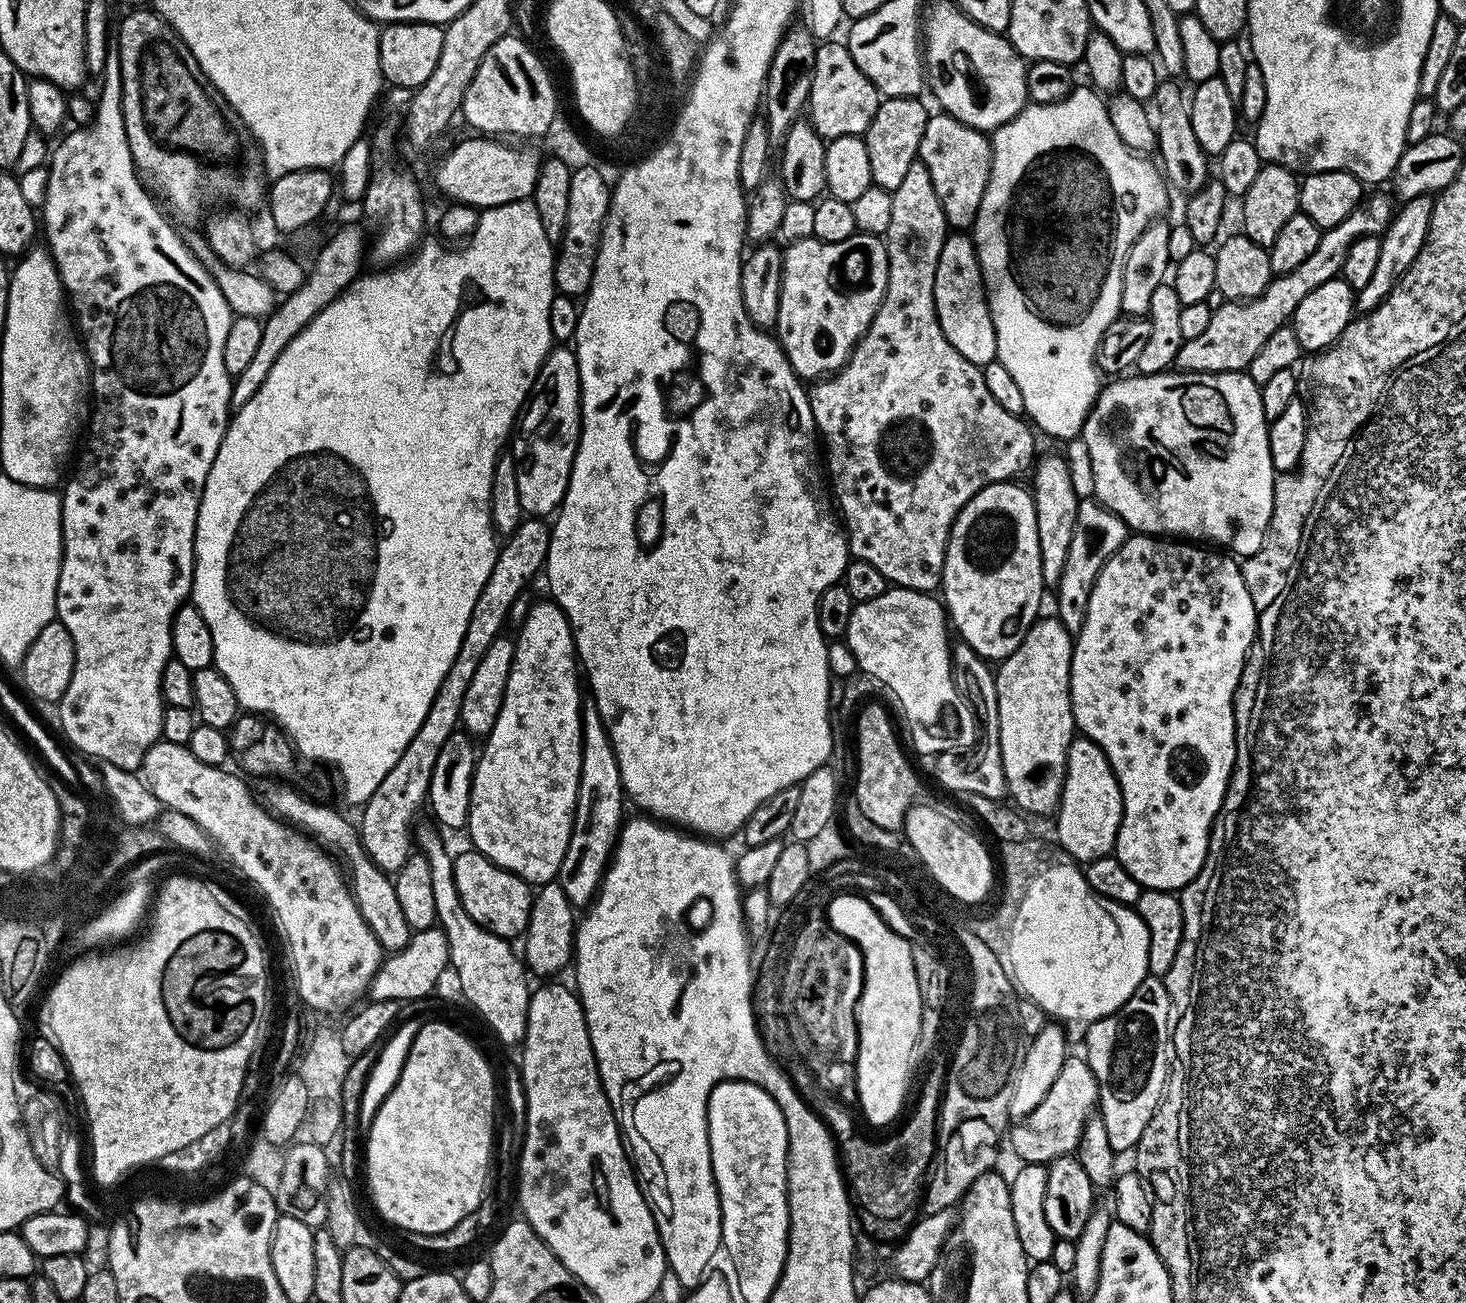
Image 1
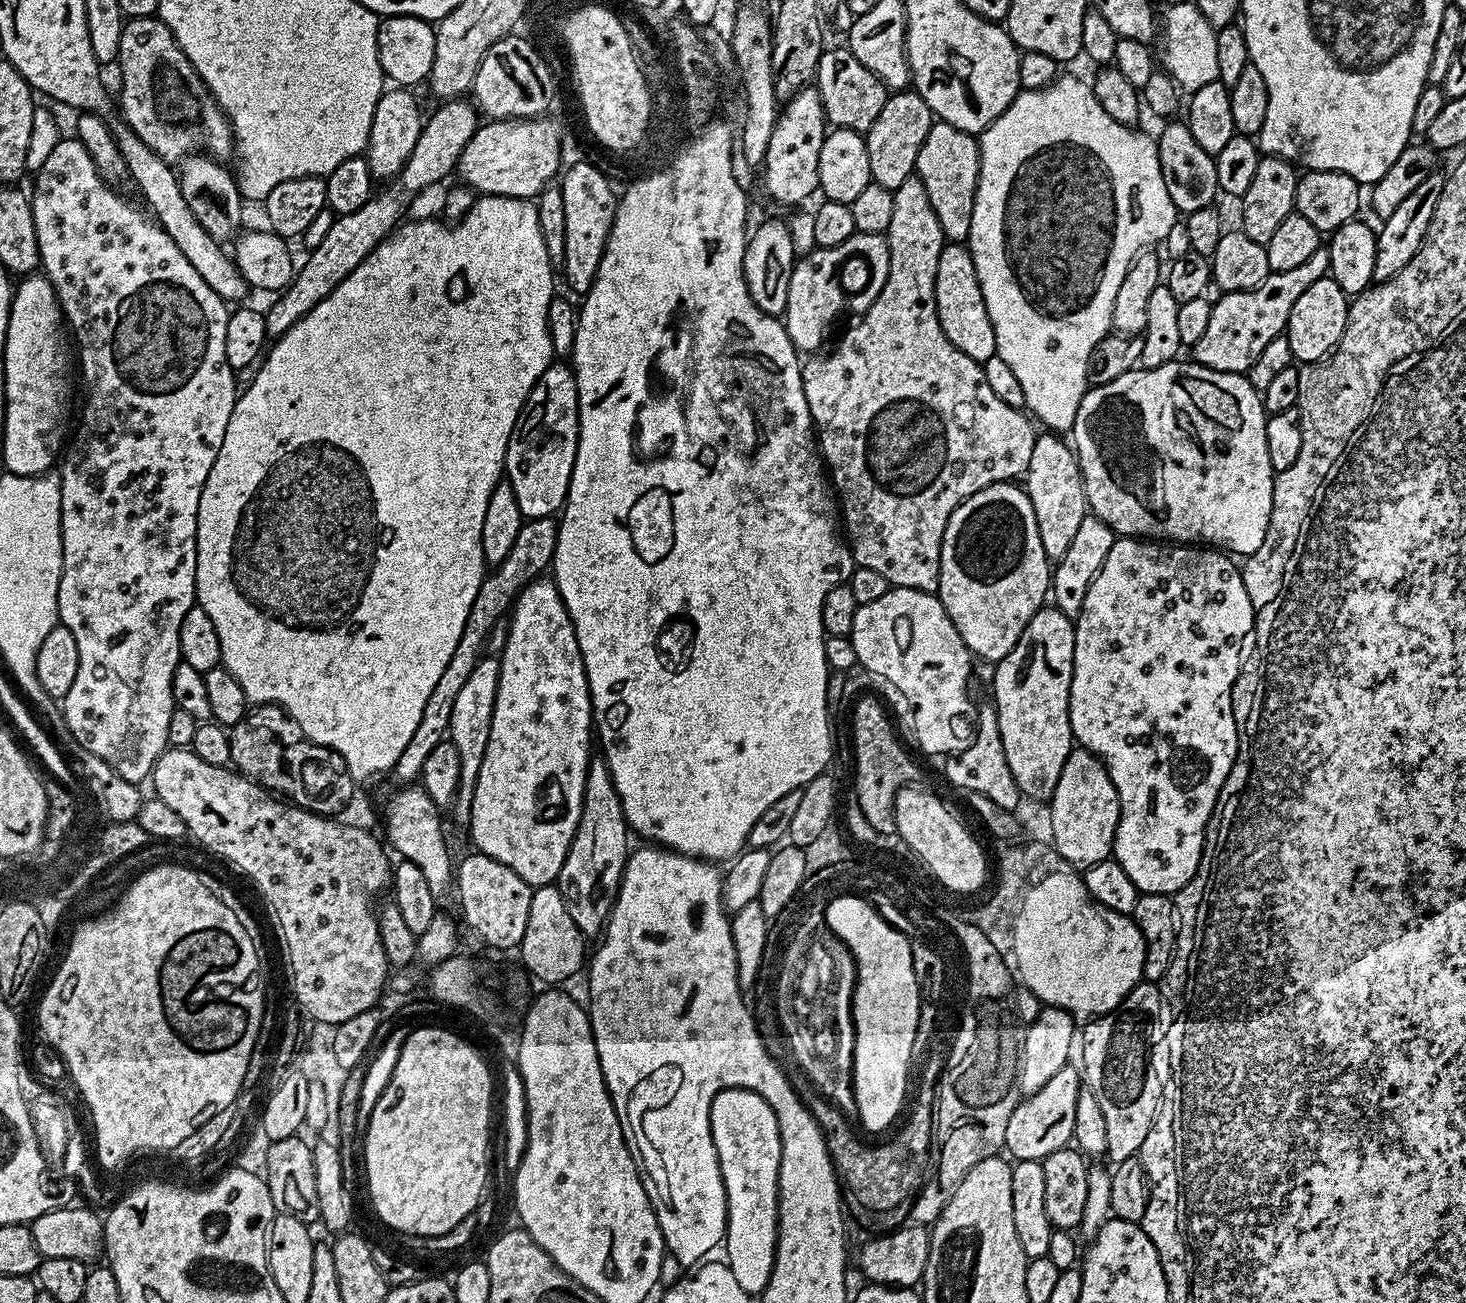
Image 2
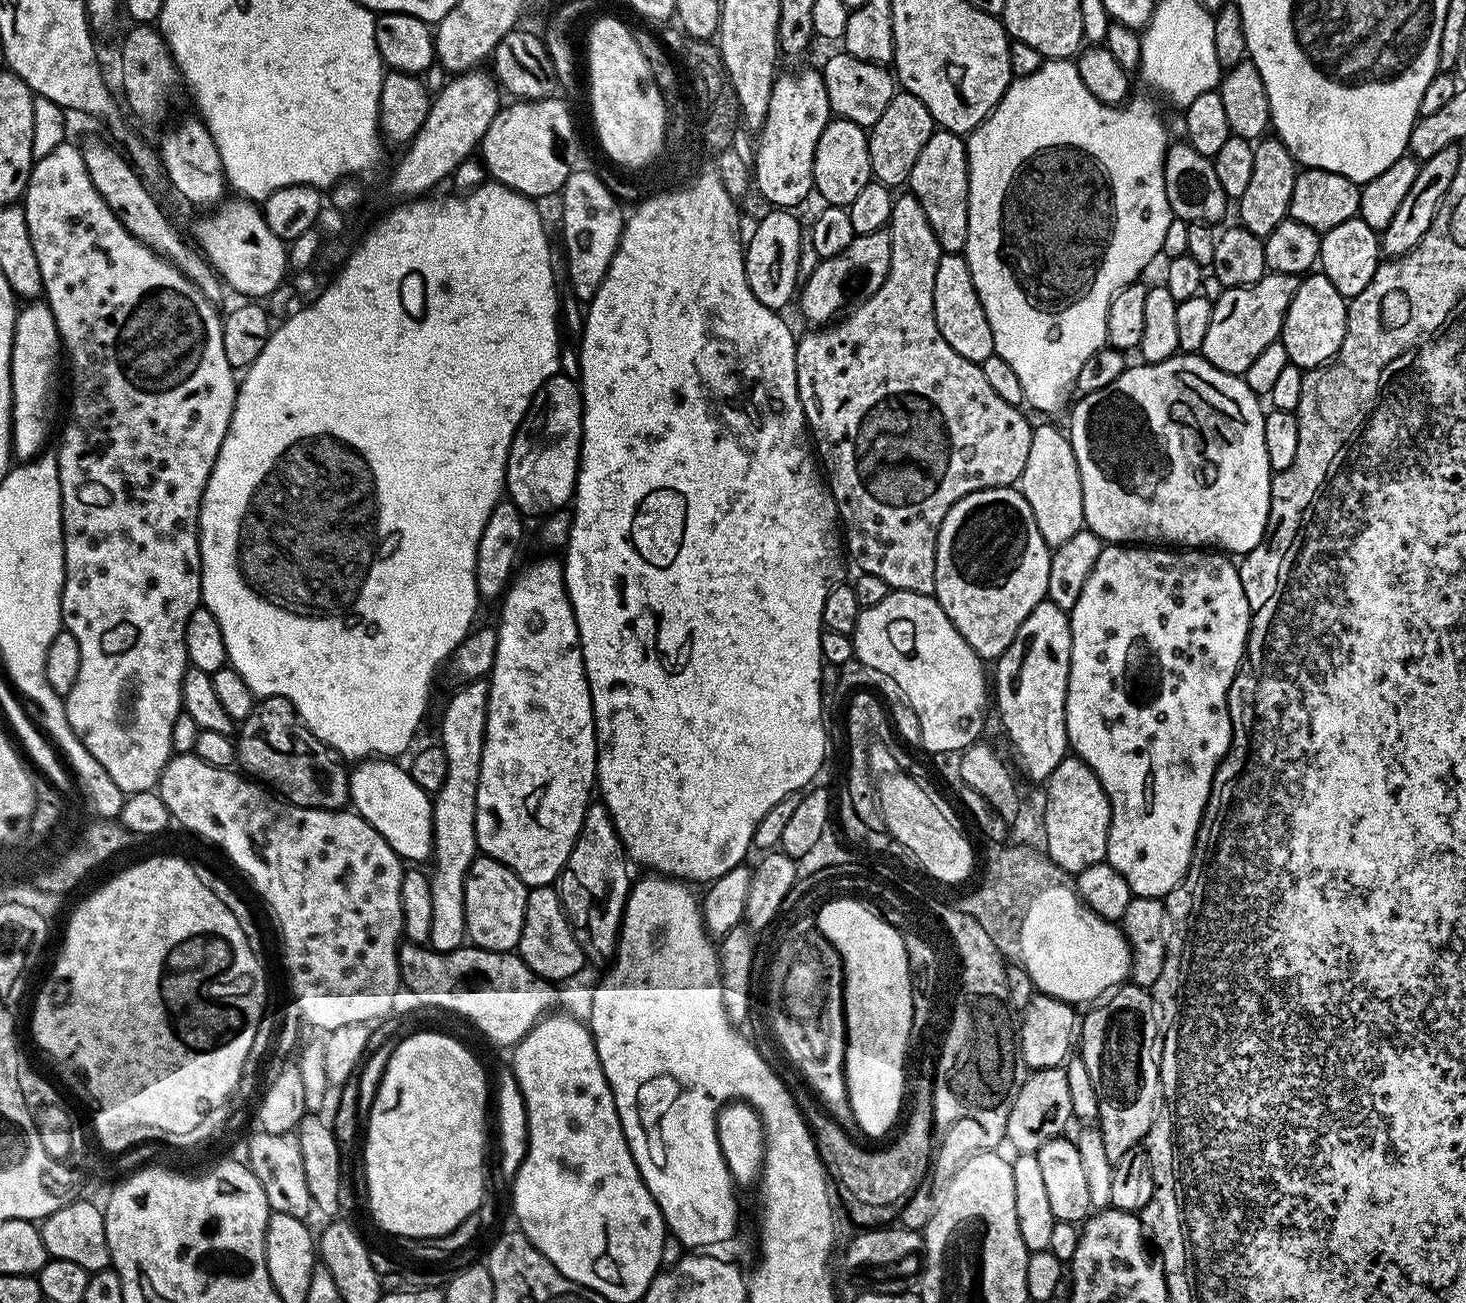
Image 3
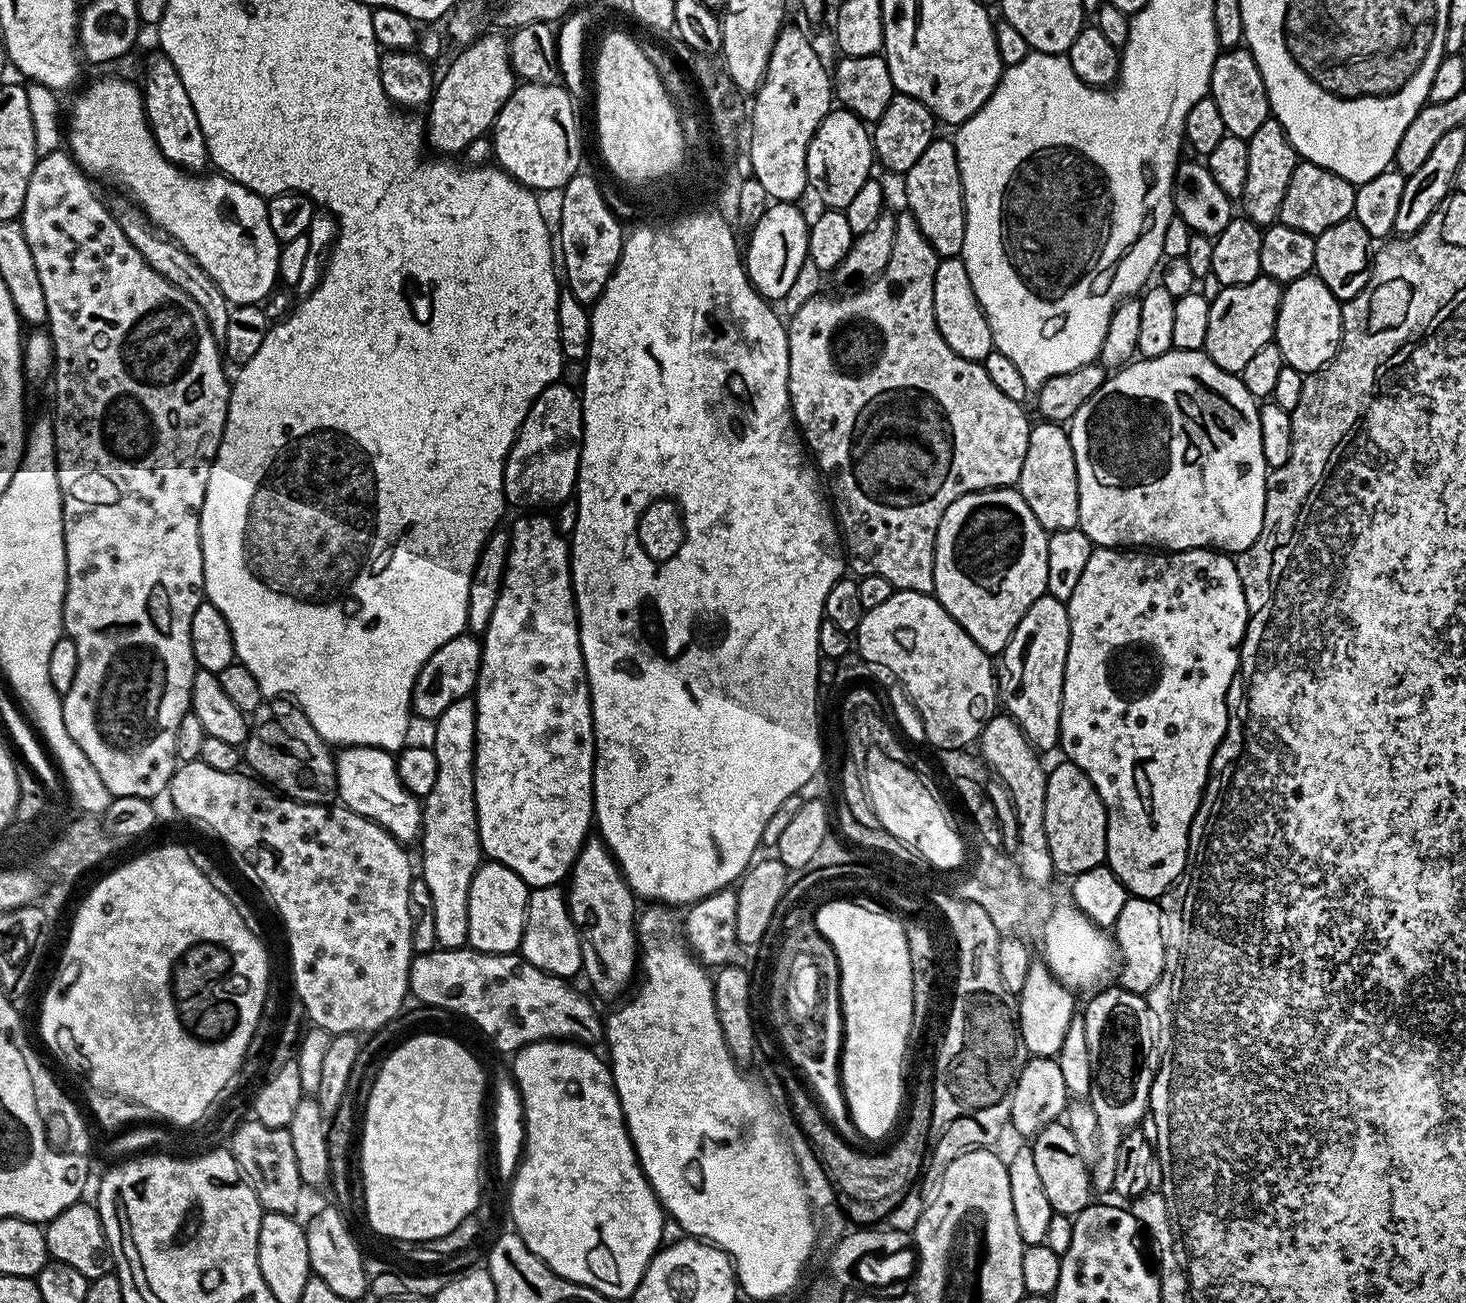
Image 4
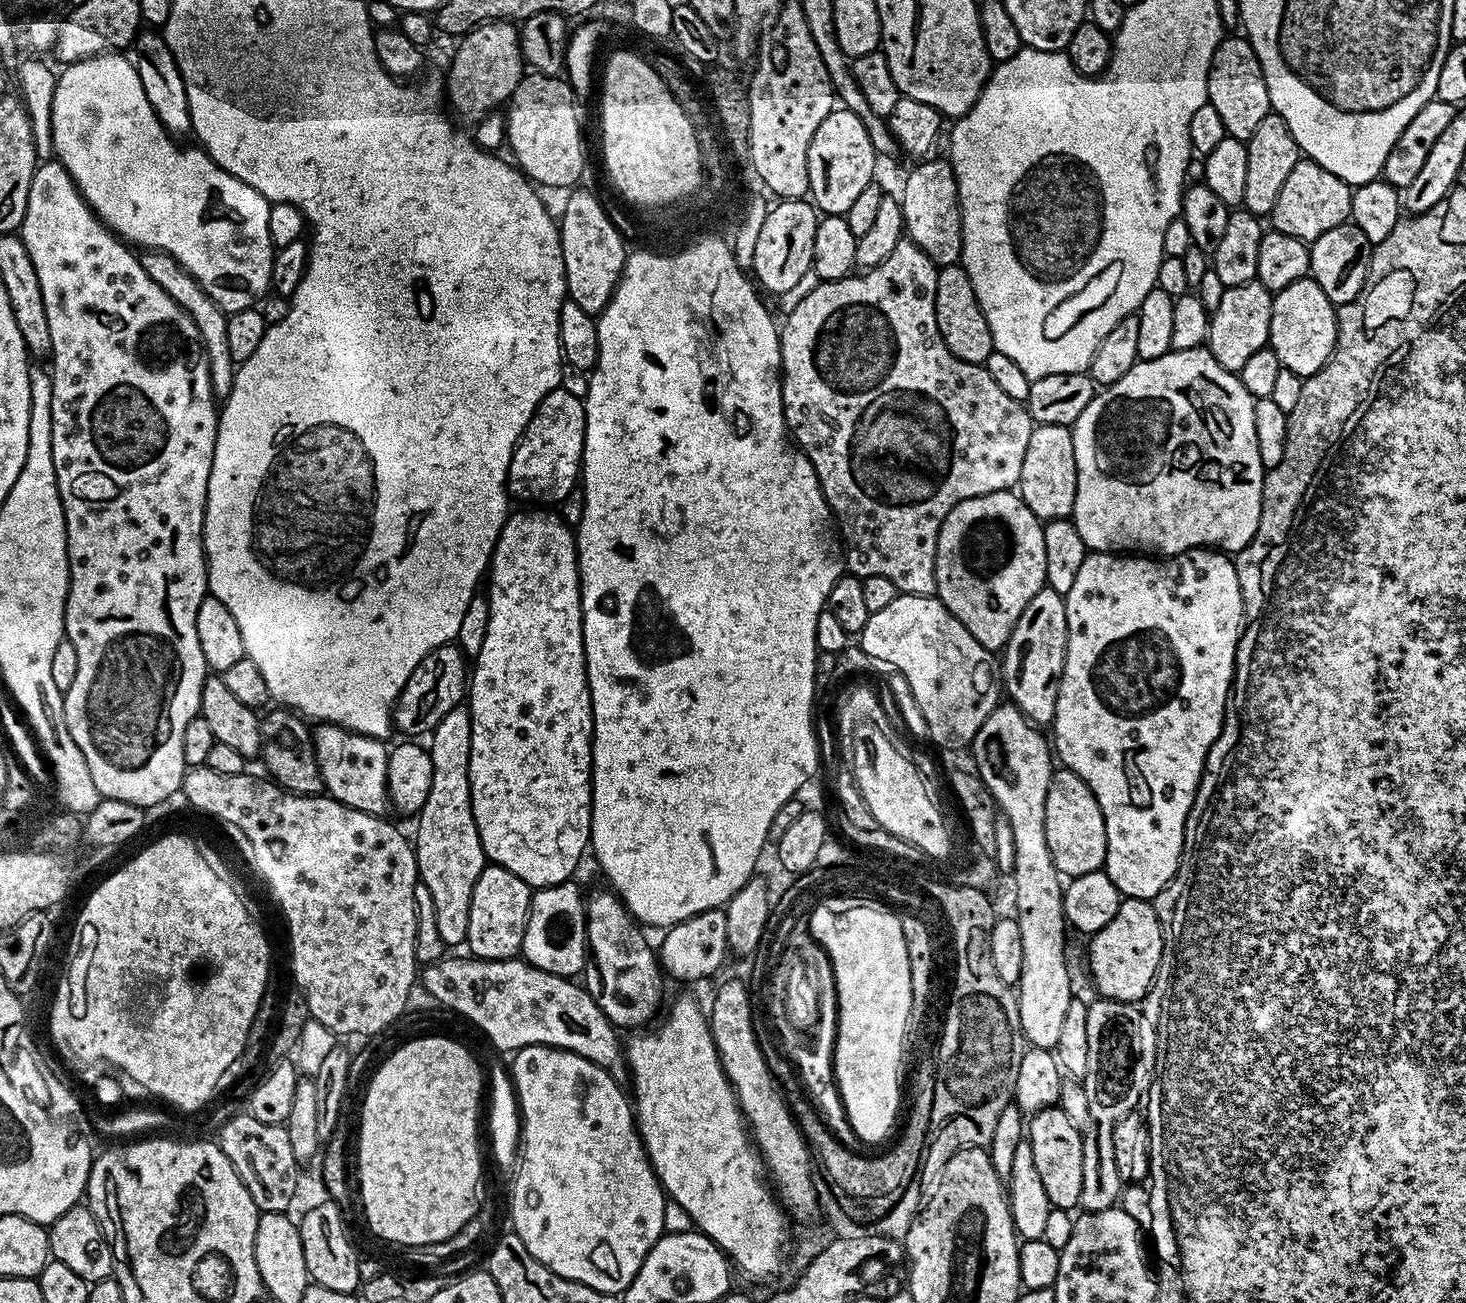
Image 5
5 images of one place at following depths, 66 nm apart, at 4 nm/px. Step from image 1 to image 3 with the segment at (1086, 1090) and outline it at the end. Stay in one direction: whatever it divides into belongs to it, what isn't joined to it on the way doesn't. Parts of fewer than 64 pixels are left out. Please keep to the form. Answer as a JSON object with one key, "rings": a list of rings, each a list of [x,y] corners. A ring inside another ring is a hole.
{"rings":[[[1065,1067],[1041,1068],[1031,1071],[1024,1080],[1017,1093],[1010,1114],[1007,1116],[1007,1143],[1012,1144],[1019,1153],[1034,1154],[1046,1141],[1061,1135],[1066,1124],[1072,1120],[1072,1107],[1070,1106],[1070,1088],[1067,1085]]]}

